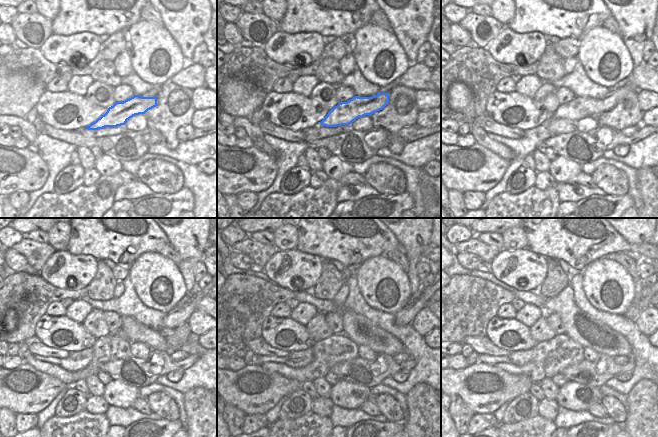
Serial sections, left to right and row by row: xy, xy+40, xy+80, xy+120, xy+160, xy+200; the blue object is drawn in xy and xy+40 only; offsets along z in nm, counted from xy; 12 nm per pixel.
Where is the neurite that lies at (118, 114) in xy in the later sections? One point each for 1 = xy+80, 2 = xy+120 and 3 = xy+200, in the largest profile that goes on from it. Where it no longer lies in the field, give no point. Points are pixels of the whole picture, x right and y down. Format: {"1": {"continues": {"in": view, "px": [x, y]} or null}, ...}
{"1": {"continues": {"in": "xy+80", "px": [580, 107]}}, "2": {"continues": {"in": "xy+120", "px": [180, 314]}}, "3": {"continues": {"in": "xy+200", "px": [635, 309]}}}

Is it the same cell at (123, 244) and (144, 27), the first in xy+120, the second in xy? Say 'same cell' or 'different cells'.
different cells

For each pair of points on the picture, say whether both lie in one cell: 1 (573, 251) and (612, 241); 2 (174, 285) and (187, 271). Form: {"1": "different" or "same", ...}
{"1": "same", "2": "different"}

